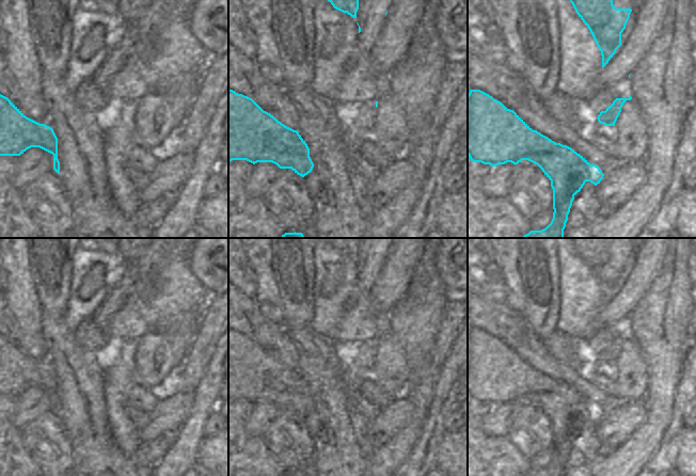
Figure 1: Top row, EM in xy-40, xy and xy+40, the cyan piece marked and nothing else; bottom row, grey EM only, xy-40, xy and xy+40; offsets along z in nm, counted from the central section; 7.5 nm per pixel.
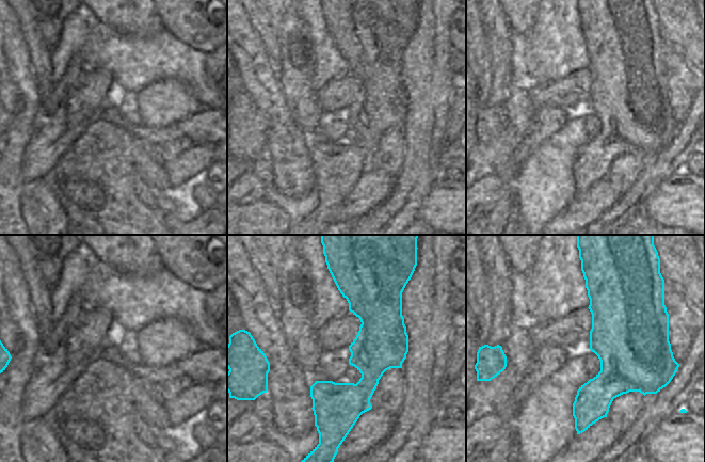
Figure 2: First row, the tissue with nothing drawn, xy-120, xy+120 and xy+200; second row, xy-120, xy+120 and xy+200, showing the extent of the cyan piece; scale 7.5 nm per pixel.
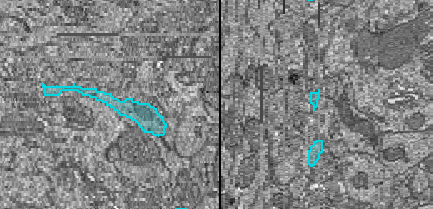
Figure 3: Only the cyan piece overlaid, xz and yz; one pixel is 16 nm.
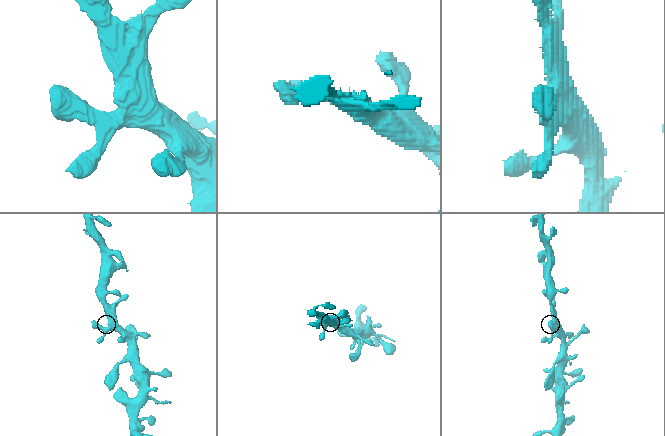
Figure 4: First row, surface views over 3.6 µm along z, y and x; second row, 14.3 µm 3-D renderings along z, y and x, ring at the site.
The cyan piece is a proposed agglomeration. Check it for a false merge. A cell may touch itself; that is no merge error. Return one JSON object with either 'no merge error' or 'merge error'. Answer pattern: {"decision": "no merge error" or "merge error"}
{"decision": "no merge error"}

